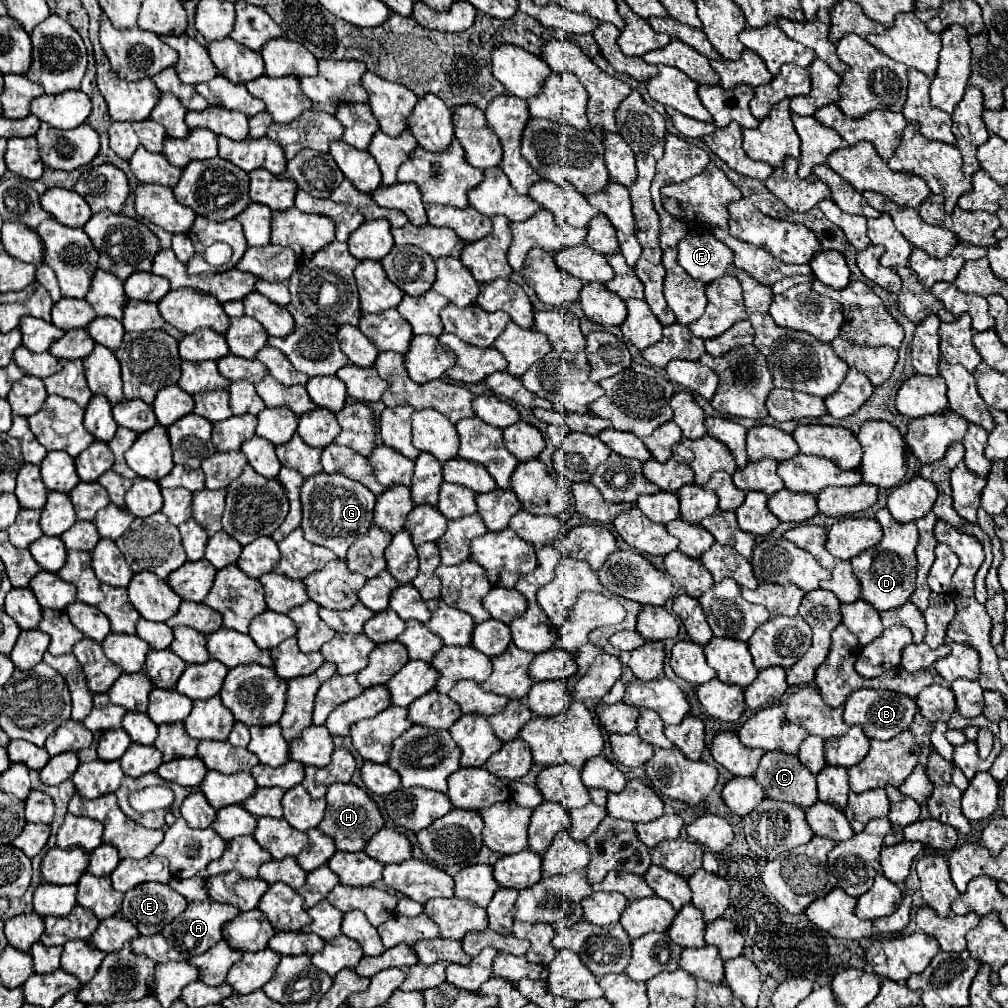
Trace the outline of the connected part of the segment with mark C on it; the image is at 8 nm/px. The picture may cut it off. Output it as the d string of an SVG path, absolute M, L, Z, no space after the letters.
M782 751L764 753L754 779L762 783L770 799L788 801L802 809L808 809L818 801L816 777L798 761L796 755Z

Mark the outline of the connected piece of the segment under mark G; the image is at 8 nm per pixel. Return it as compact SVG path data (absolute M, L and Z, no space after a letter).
M318 473L304 479L300 501L302 501L300 527L304 531L304 537L310 543L332 549L338 555L338 559L346 559L346 551L350 549L354 539L366 533L372 525L376 495L368 487L362 487L362 483L352 481L340 473L334 473L334 475Z

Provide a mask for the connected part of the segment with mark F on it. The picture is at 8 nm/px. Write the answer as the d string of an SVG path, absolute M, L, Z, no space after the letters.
M690 231L678 243L678 265L692 277L710 283L714 277L722 277L726 267L734 261L734 253L710 235L710 231Z

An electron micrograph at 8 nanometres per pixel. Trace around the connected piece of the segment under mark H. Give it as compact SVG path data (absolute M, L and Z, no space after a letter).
M332 783L326 793L326 803L328 803L326 815L318 829L334 839L338 851L346 853L362 851L368 845L368 841L384 827L384 817L374 799L354 783Z

